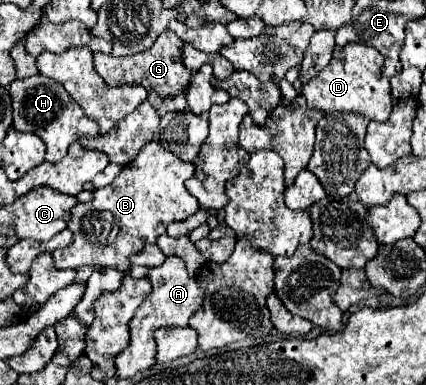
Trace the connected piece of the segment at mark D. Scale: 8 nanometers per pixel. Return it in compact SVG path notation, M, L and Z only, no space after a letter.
M351 43L333 49L329 65L317 73L307 85L303 85L303 95L313 109L331 113L331 111L353 111L371 117L373 121L387 121L391 113L391 85L389 79L381 73L383 57L377 49L361 43Z

